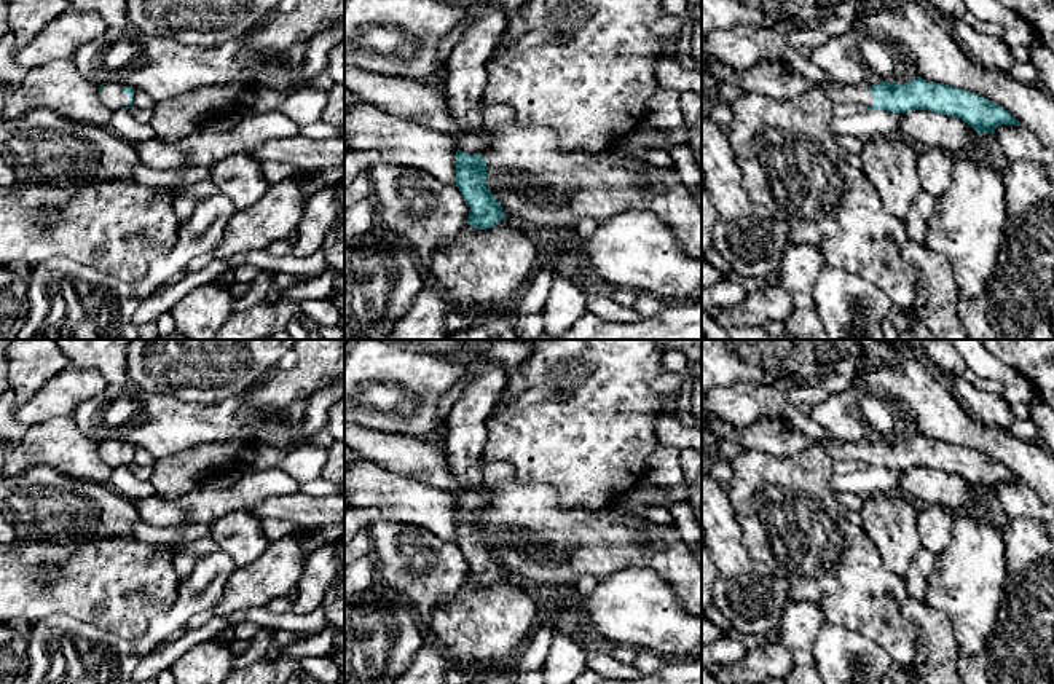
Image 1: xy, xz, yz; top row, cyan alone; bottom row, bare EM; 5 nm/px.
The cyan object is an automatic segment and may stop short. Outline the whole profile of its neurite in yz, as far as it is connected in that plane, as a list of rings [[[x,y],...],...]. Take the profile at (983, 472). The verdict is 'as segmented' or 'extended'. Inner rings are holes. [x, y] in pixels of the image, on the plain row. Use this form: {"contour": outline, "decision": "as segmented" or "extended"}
{"contour": [[[702,410],[702,427],[711,430],[718,440],[729,440],[745,451],[764,451],[775,456],[791,456],[821,443],[834,461],[856,459],[867,467],[906,470],[909,467],[931,467],[963,477],[976,489],[995,491],[1000,482],[1021,480],[1001,462],[965,446],[917,434],[907,440],[879,442],[863,440],[856,445],[842,440],[816,442],[789,427],[783,421],[761,419],[749,427],[735,429]]], "decision": "extended"}

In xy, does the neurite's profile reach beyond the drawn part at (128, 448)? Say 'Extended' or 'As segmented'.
Extended

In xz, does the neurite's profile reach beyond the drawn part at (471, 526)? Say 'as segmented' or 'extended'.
extended

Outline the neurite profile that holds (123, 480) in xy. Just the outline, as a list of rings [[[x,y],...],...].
[[[129,467],[113,469],[108,483],[118,494],[131,501],[156,496],[156,489],[150,480],[137,478]]]

